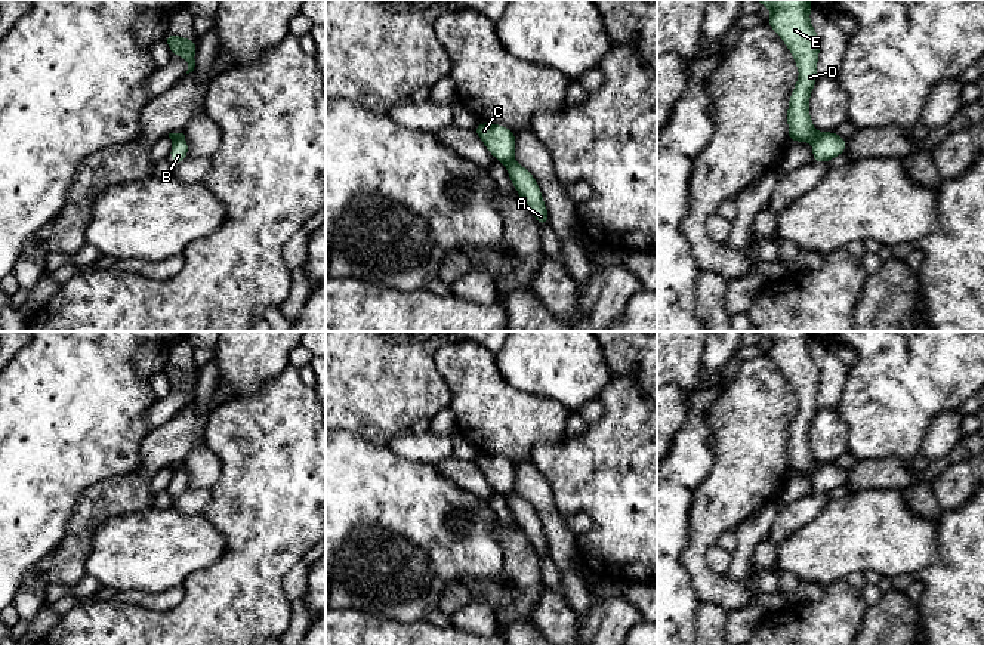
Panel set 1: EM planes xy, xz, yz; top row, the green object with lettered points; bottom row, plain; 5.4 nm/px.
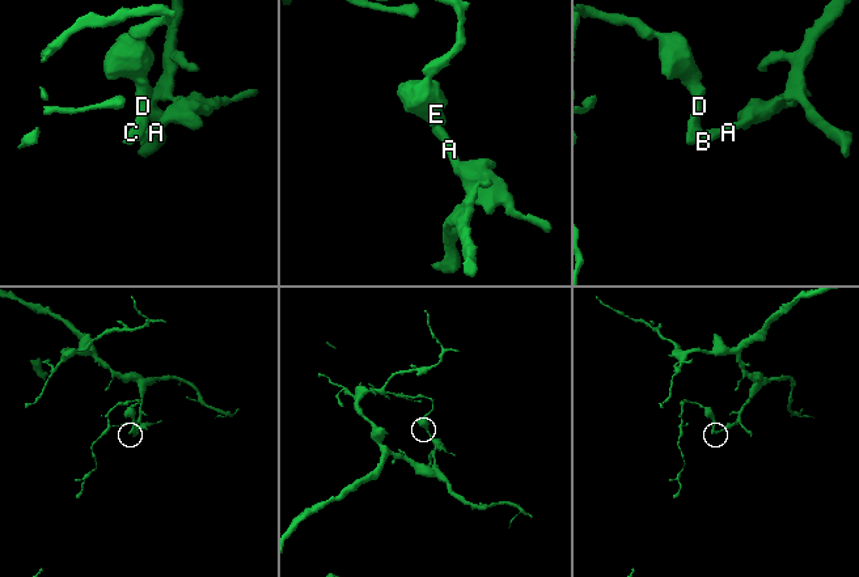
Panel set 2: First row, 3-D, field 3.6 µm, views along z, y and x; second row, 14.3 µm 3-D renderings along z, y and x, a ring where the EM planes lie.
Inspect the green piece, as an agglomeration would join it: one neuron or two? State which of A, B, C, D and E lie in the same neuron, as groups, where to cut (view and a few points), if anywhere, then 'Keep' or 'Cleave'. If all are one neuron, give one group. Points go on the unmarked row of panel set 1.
Groups: A B / C D E. Split along yz (819, 465), (814, 474). Cleave

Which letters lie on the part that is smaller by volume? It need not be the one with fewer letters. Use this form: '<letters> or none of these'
C, D, E

